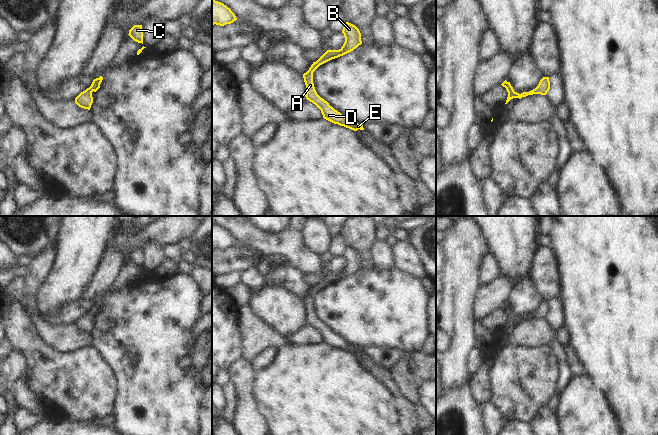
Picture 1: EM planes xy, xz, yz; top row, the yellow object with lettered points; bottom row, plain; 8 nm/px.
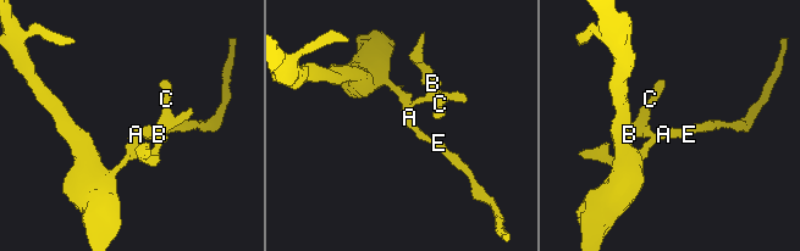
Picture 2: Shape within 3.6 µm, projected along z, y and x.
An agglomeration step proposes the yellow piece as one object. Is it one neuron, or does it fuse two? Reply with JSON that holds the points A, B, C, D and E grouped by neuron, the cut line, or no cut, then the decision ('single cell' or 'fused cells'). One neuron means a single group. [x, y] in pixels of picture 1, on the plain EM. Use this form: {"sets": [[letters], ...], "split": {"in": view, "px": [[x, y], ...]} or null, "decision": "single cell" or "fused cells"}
{"sets": [["A", "B", "C", "D", "E"]], "split": null, "decision": "single cell"}

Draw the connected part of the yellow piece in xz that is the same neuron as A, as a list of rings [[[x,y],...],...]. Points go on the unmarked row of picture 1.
[[[346,246],[343,251],[342,257],[344,258],[345,261],[345,266],[343,270],[339,274],[327,274],[316,286],[313,286],[309,294],[303,298],[304,306],[306,309],[306,315],[307,315],[305,321],[307,324],[315,328],[321,334],[324,343],[354,355],[357,355],[358,353],[364,354],[362,348],[358,348],[356,346],[347,343],[340,336],[338,336],[332,330],[330,330],[327,325],[321,322],[317,318],[313,307],[313,296],[320,289],[332,283],[343,280],[353,275],[359,269],[362,268],[361,257],[355,249]]]

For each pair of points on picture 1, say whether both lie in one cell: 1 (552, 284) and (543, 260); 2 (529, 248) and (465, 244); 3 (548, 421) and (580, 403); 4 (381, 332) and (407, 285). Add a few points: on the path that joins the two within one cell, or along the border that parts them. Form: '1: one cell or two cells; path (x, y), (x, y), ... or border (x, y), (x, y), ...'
1: one cell; path (547, 278), (545, 266)
2: two cells; border (478, 226), (486, 239), (489, 252)
3: two cells; border (556, 413), (560, 424)
4: one cell; path (381, 320), (381, 313), (397, 297)

